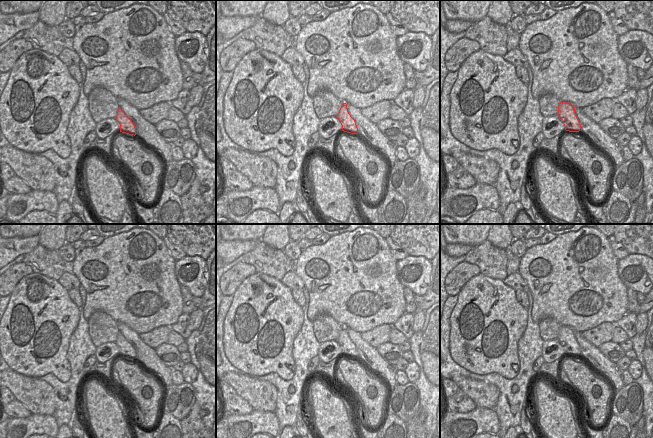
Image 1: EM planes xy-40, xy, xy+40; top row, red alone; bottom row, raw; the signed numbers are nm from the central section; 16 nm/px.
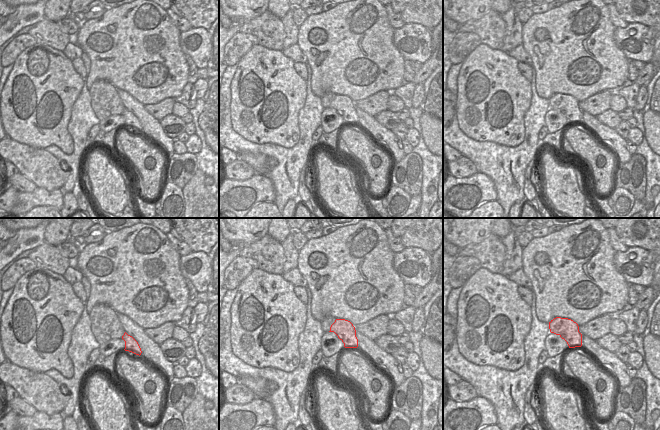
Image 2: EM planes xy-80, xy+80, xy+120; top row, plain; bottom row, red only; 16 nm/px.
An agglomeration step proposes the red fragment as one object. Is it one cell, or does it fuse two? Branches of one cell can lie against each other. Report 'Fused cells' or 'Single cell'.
Fused cells

